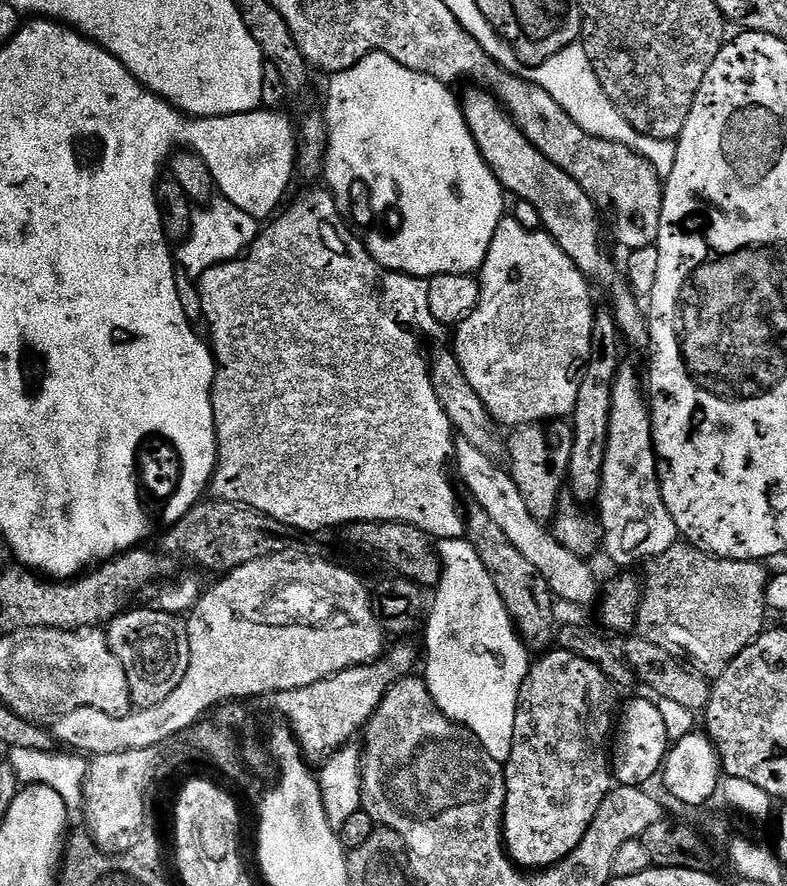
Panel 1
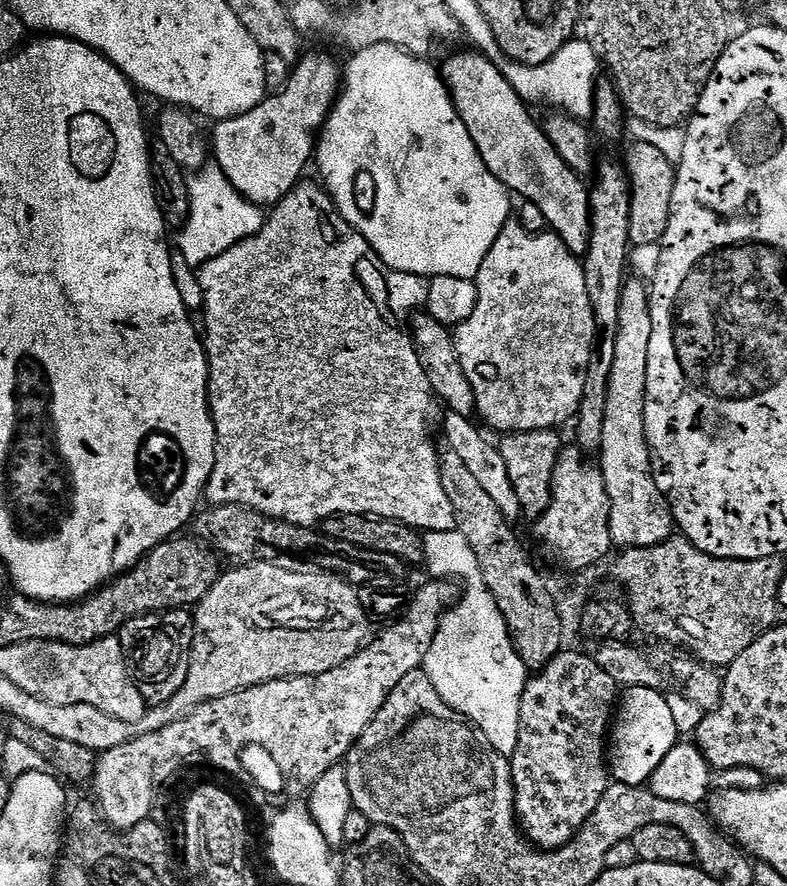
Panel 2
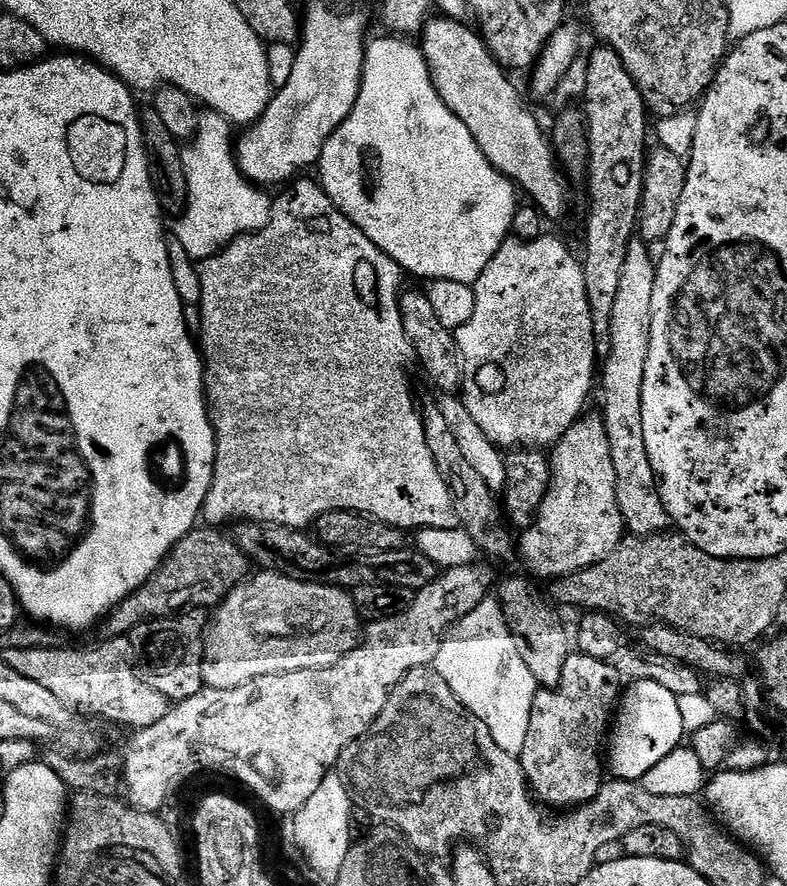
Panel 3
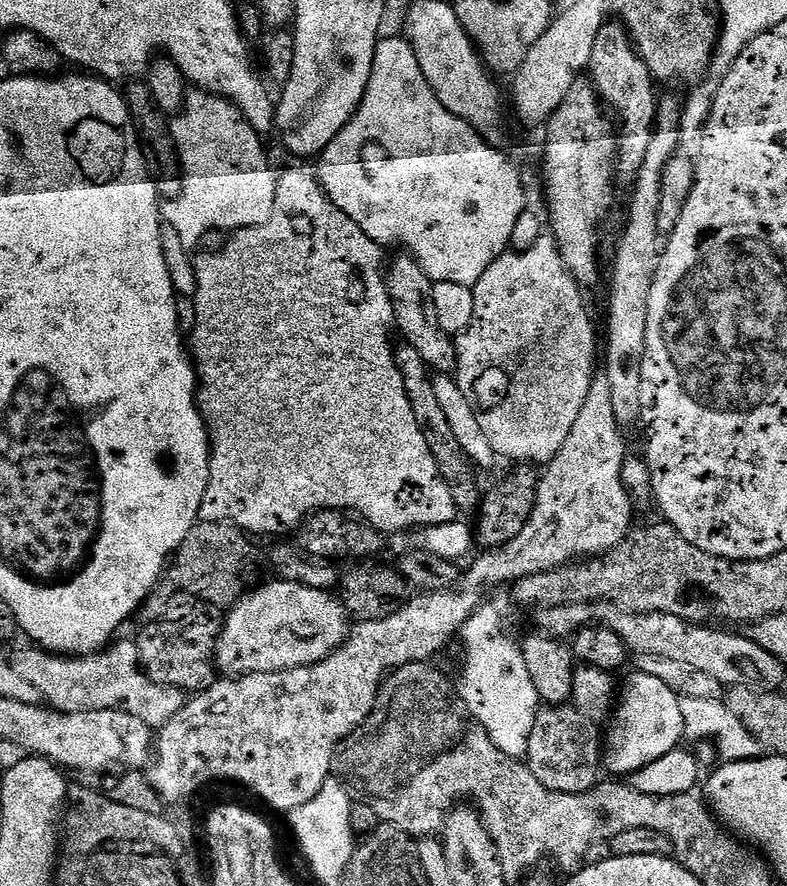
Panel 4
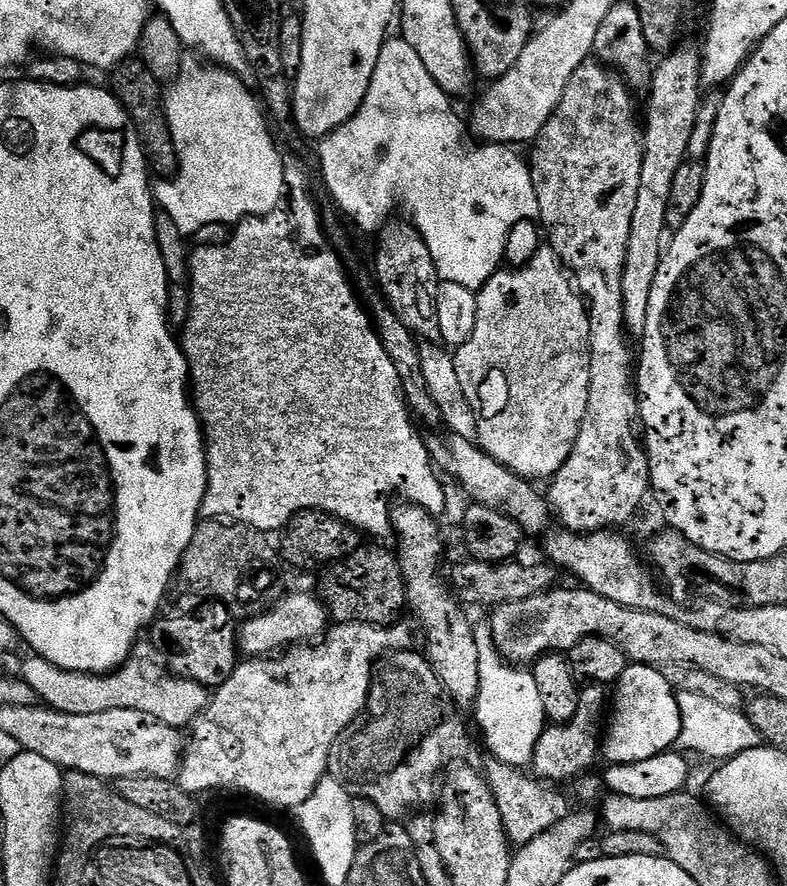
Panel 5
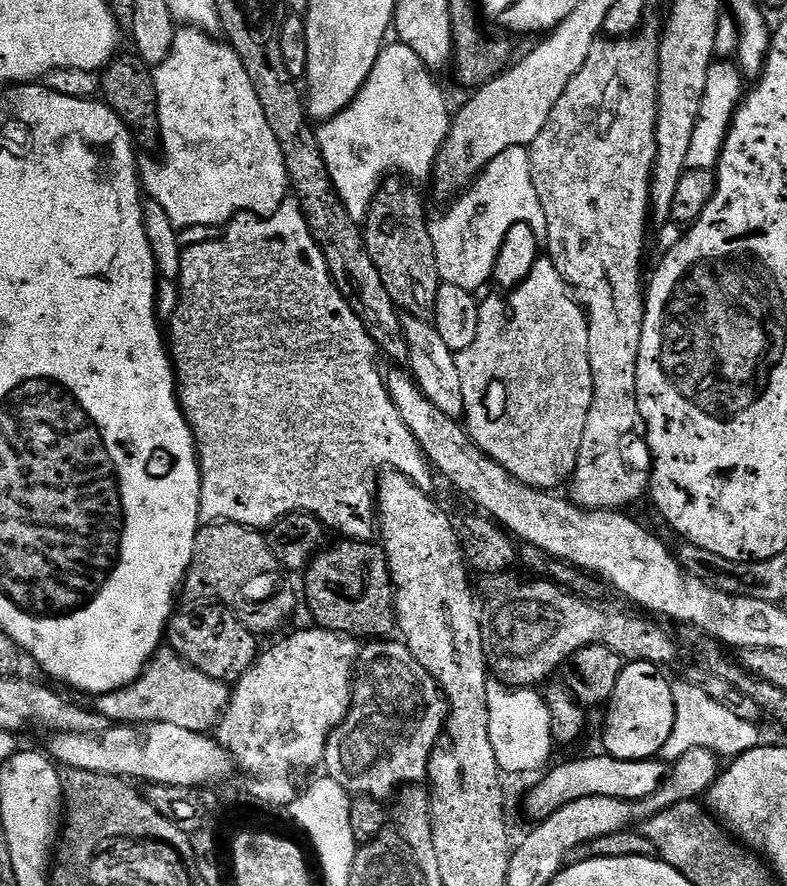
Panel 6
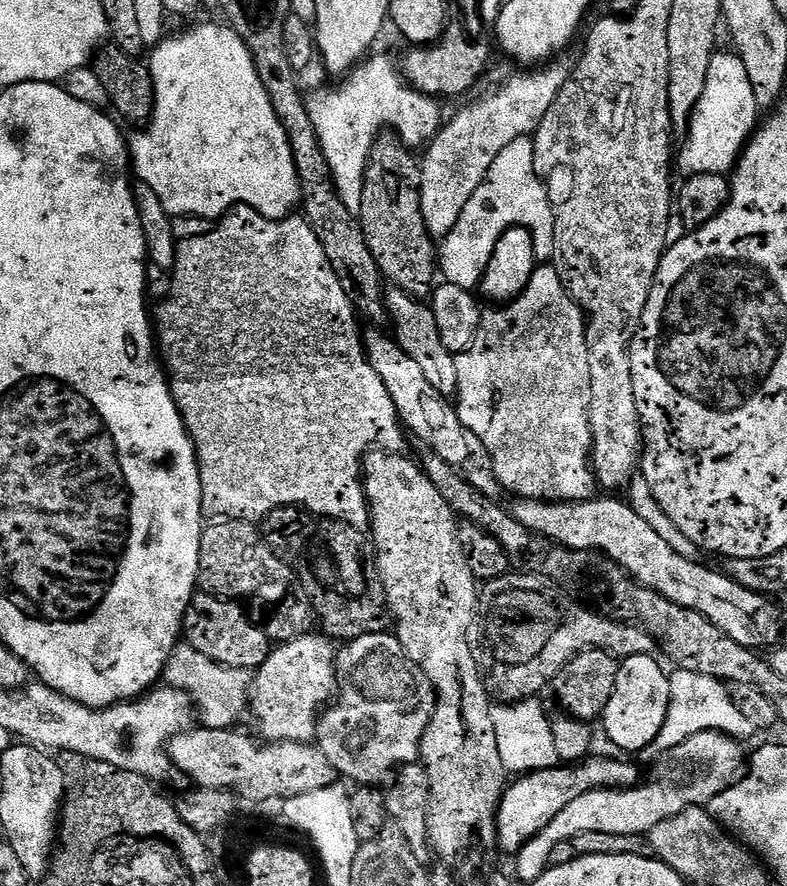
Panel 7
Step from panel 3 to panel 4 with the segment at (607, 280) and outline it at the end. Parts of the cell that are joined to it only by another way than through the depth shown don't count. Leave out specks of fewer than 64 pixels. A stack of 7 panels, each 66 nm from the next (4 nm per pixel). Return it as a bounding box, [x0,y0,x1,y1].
[586,22,658,185]

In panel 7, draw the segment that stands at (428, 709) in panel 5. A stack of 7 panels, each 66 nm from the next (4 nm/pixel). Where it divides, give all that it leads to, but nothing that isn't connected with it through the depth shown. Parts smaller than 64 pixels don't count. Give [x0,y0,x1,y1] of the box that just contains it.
[314,630,438,786]

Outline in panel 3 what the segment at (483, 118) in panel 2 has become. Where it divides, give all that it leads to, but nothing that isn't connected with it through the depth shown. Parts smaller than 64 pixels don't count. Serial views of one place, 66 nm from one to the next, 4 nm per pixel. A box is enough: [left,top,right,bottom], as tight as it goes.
[418,14,568,221]

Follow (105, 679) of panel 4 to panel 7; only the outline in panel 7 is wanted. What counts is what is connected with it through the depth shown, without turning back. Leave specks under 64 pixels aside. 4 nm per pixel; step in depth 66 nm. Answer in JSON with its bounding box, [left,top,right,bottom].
[163,642,253,729]

